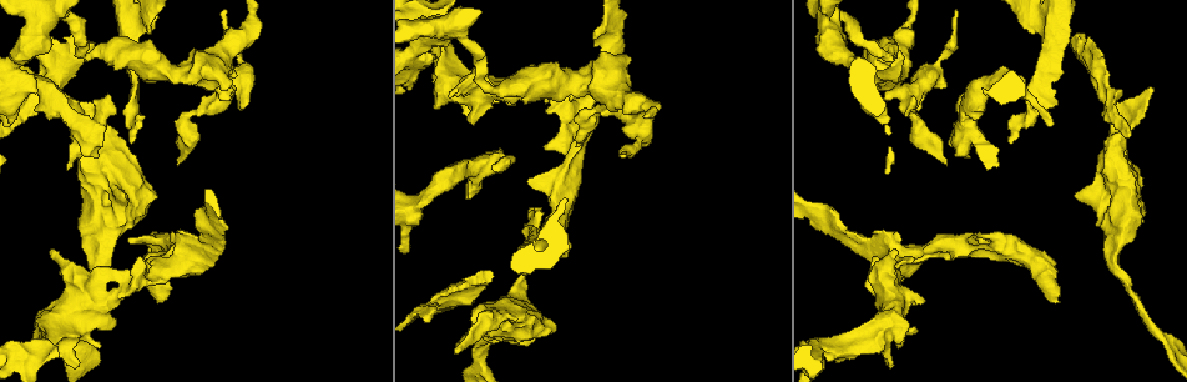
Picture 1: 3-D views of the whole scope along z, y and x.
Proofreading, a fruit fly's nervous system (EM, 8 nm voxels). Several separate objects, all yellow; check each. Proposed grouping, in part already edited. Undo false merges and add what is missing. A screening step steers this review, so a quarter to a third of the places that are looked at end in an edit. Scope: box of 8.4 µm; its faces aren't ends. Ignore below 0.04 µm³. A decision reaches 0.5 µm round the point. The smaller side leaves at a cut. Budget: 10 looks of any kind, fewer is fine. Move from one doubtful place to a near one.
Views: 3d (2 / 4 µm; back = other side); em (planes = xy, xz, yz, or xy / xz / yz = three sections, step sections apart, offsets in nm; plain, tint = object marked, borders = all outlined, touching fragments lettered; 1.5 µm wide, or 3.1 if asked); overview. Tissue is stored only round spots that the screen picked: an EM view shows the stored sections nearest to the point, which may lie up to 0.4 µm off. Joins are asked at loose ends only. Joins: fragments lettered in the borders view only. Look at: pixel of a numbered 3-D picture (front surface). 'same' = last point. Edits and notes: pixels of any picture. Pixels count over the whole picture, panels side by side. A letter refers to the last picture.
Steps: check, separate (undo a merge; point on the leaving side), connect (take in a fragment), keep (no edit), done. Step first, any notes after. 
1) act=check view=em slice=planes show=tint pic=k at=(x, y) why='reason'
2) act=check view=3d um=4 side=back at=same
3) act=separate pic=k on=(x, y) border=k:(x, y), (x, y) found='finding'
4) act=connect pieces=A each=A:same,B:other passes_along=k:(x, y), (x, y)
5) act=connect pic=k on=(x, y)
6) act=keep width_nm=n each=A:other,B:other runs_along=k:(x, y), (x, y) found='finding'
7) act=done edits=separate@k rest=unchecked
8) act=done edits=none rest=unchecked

act=check view=em slice=planes show=tint pic=1 at=(491, 275) why='branch stops here'

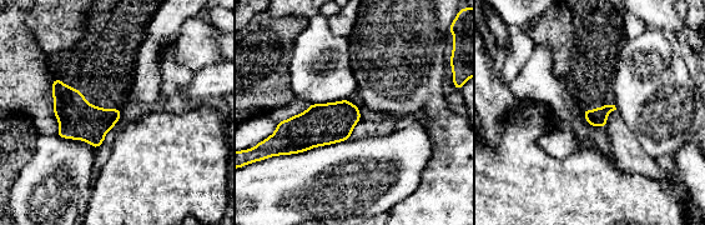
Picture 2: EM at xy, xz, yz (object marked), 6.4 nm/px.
act=check view=em slice=planes show=borders at=same why='what lies round it'

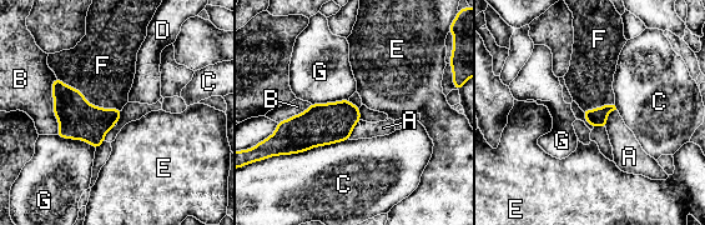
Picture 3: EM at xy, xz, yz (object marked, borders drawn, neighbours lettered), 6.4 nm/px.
act=connect pieces=F each=A:other,B:other,C:other,D:other,E:other,F:same,G:other found='the neuron continues'

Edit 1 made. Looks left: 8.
act=check view=em slice=planes show=borders pic=1 at=(1150, 87) why='free end'

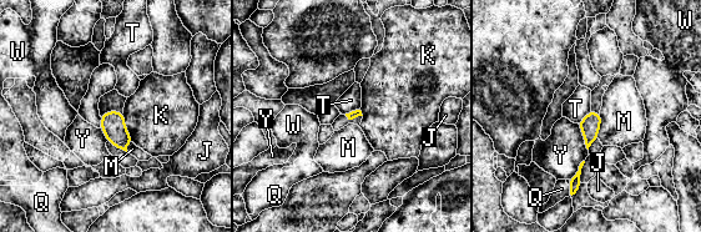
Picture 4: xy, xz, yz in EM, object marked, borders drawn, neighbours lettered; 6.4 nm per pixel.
act=keep each=J:other,K:other,M:other,Q:other,T:other,W:other,Y:other found='none of them fits'

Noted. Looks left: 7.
act=check view=em slice=planes show=borders pic=1 at=(1060, 302) why='free end'

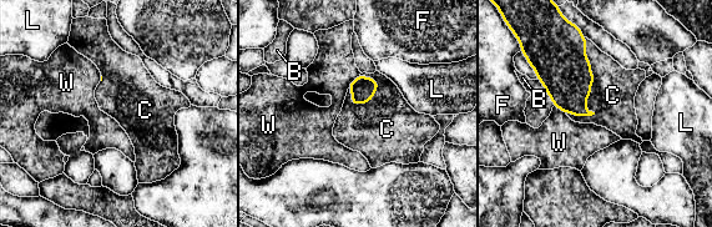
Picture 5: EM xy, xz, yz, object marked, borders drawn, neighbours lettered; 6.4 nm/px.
act=connect pieces=C each=B:other,C:same,F:other,L:other,W:other passes_along=5:(560, 62), (590, 86), (612, 95) found='the neuron continues'

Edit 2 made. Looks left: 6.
act=check view=overview why='see it whole again'

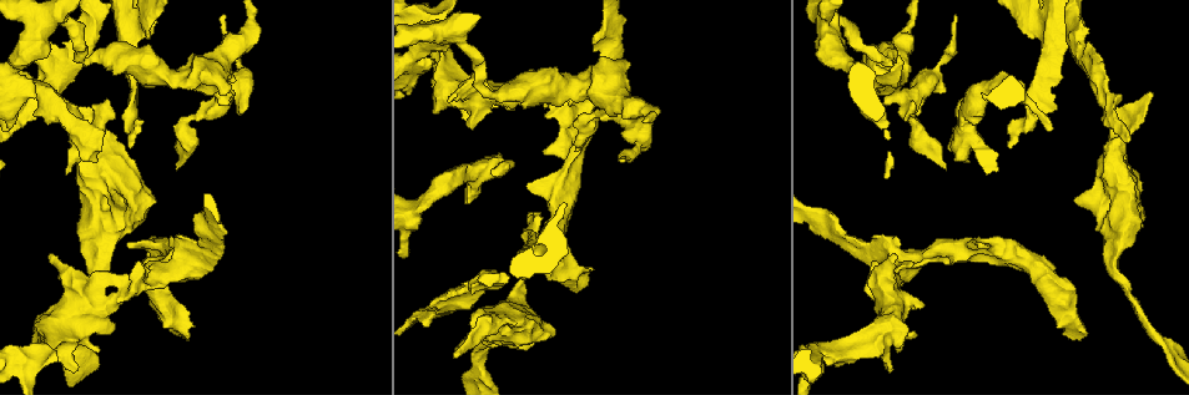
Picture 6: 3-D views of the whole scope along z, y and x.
act=check view=em slice=planes show=borders pic=6 at=(993, 261) why='free end'

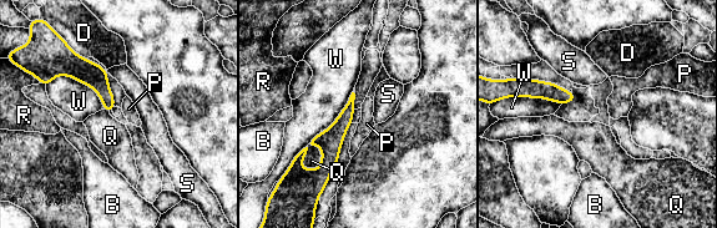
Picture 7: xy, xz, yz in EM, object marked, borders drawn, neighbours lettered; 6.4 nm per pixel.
act=keep longest_contact=W:700nm each=B:other,D:other,P:other,Q:other,R:other,S:other,W:other found='no lettered fragment goes on from it'

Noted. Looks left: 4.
act=done edits=connect@3,connect@5 rest=unchecked

